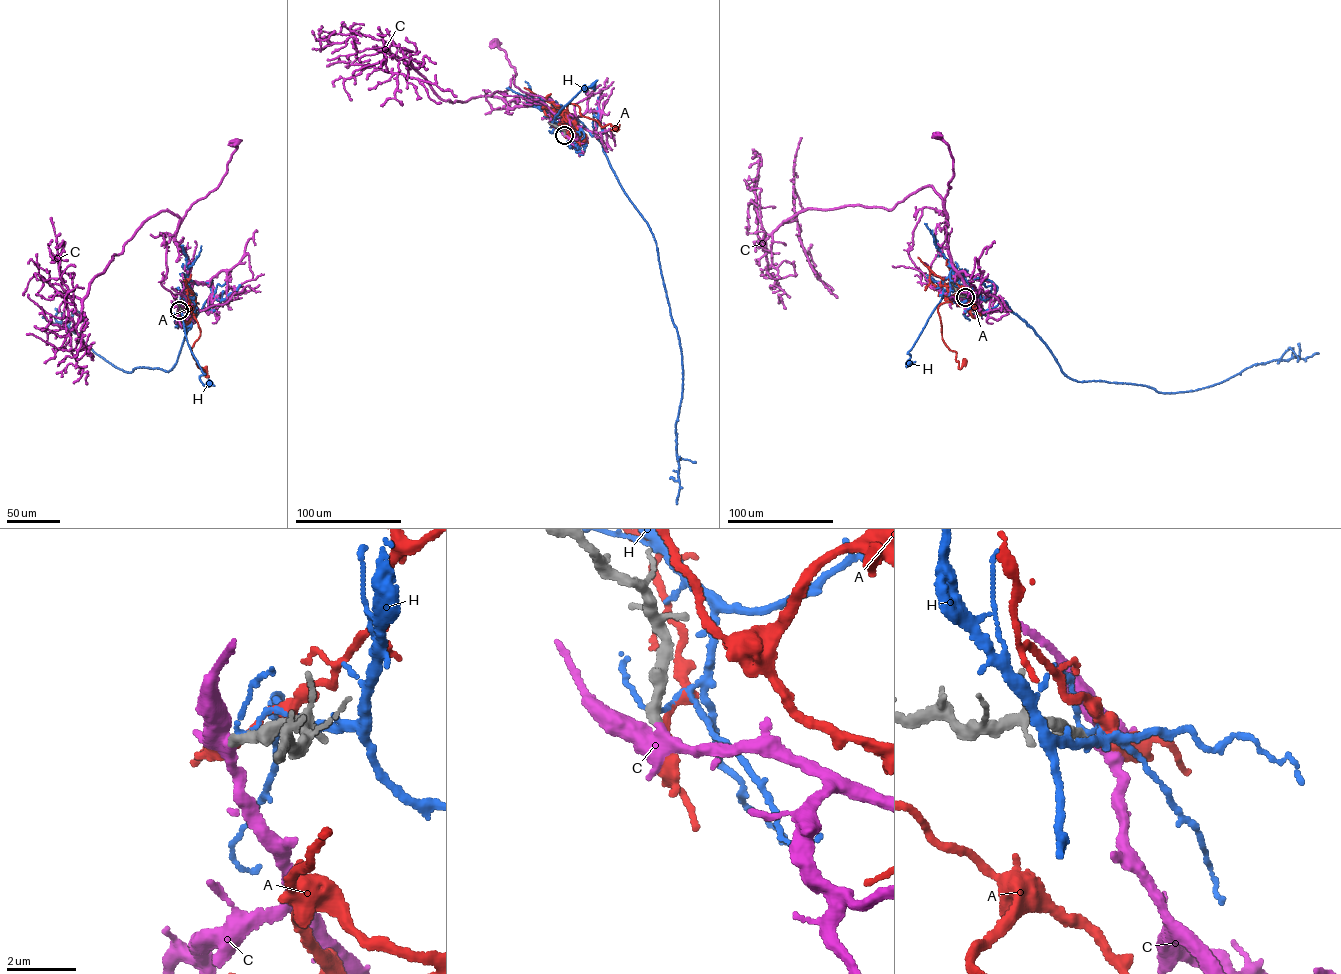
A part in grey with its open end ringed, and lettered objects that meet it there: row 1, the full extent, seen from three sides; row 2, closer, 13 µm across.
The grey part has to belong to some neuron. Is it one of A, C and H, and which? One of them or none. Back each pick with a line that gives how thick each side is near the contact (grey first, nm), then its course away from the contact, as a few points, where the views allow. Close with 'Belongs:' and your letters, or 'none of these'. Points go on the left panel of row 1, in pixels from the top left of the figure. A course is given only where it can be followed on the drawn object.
C: Thickness 320 nm (grey) against 340 nm. Its course: (179, 310), (188, 317), (192, 284), (188, 257), (176, 242), (176, 231), (190, 206), (218, 186), (236, 141)
Belongs: C

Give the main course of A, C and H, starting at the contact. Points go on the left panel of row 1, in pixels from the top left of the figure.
A: (179, 310), (186, 303), (193, 311), (200, 335), (191, 348), (192, 354), (197, 366), (209, 376), (205, 370)
C: (179, 310), (188, 317), (192, 284), (188, 257), (176, 242), (176, 231), (190, 206), (218, 186), (236, 141)
H: (179, 310), (183, 307), (183, 295), (181, 313), (186, 339), (204, 374), (199, 378), (203, 385), (209, 383)

